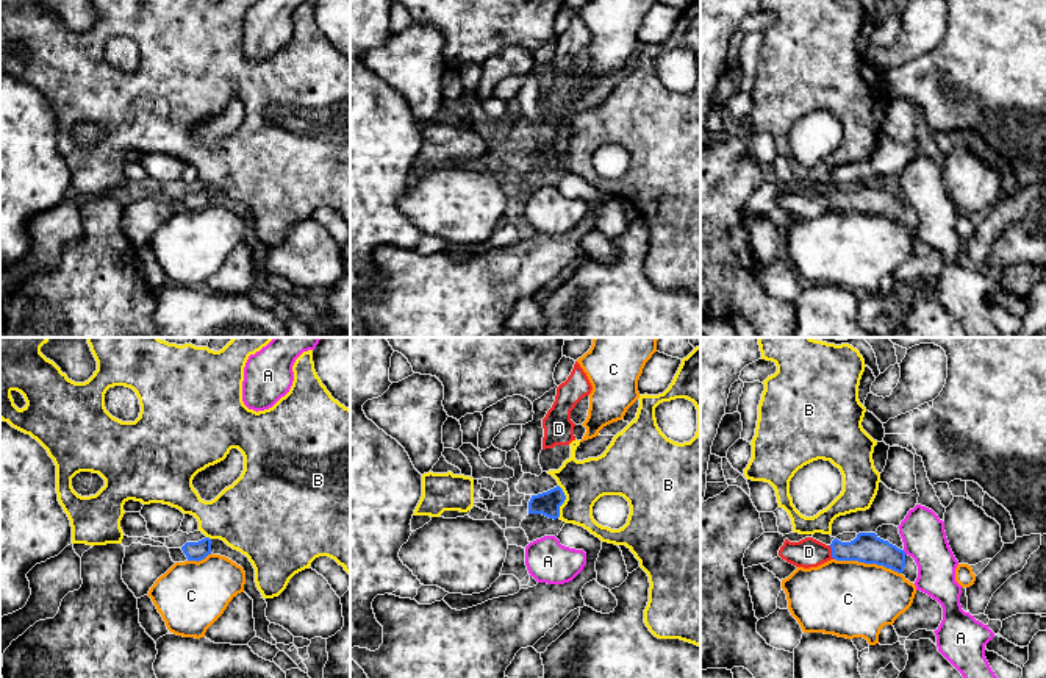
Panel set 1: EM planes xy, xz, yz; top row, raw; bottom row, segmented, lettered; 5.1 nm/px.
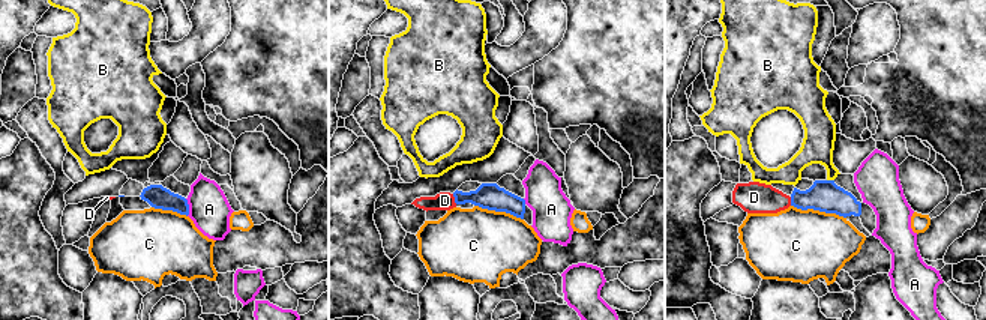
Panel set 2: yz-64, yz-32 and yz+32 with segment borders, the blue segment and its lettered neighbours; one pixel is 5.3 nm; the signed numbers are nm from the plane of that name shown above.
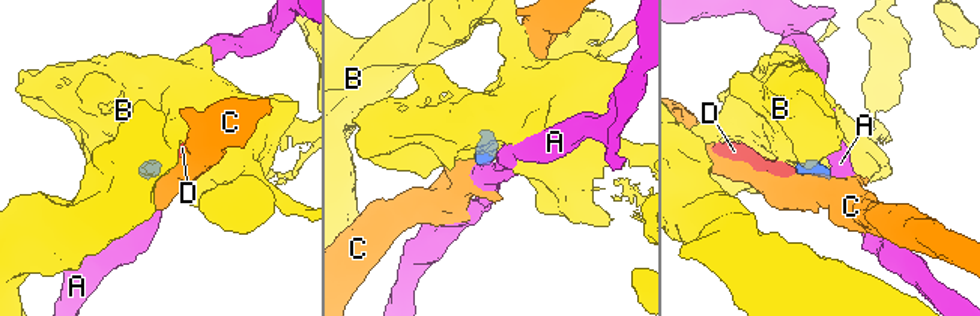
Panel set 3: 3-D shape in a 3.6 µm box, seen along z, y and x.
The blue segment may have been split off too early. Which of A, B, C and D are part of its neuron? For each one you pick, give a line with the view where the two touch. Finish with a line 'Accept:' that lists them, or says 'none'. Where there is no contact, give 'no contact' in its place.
D: yz
Accept: D

